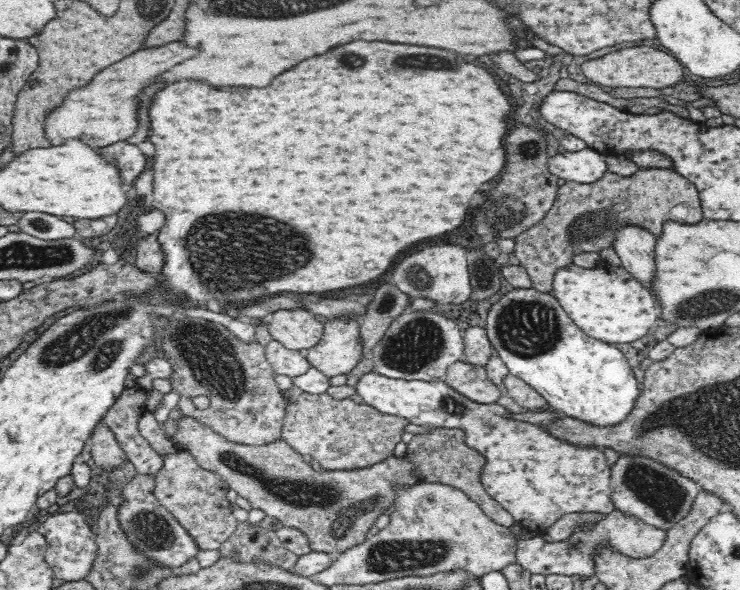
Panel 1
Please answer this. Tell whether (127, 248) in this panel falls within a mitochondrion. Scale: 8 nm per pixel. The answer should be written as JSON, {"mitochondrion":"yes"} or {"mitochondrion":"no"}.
{"mitochondrion":"no"}

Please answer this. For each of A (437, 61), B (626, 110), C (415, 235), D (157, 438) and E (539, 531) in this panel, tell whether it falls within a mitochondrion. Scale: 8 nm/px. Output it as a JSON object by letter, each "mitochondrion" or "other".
{"A":"mitochondrion","B":"other","C":"other","D":"other","E":"other"}

